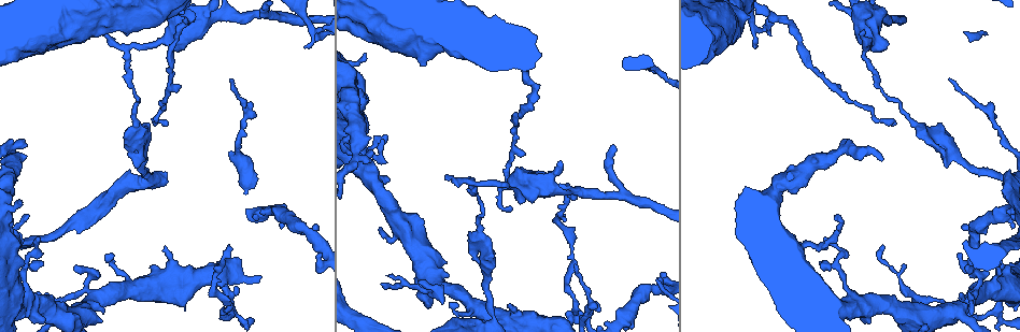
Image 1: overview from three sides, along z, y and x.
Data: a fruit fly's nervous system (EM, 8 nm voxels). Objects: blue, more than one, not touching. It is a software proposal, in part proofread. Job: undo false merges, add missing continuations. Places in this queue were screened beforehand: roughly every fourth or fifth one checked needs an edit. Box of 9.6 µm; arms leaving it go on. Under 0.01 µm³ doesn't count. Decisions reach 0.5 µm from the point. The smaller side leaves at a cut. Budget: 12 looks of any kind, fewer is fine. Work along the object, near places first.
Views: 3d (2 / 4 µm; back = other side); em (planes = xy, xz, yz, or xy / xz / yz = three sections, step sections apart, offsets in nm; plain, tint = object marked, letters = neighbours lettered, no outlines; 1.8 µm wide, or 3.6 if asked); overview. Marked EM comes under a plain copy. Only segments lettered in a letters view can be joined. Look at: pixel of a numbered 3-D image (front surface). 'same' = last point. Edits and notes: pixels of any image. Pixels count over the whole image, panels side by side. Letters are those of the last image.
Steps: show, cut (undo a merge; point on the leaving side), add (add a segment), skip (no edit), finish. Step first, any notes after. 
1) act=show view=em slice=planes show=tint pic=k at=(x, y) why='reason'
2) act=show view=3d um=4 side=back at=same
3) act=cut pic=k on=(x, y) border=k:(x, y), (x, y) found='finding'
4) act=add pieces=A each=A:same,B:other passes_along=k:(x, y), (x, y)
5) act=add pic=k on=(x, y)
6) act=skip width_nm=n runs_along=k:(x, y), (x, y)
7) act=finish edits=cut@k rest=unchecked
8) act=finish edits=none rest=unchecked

act=show view=em slice=yz step=16 show=tint pic=1 at=(492, 320) why='three arms meet'

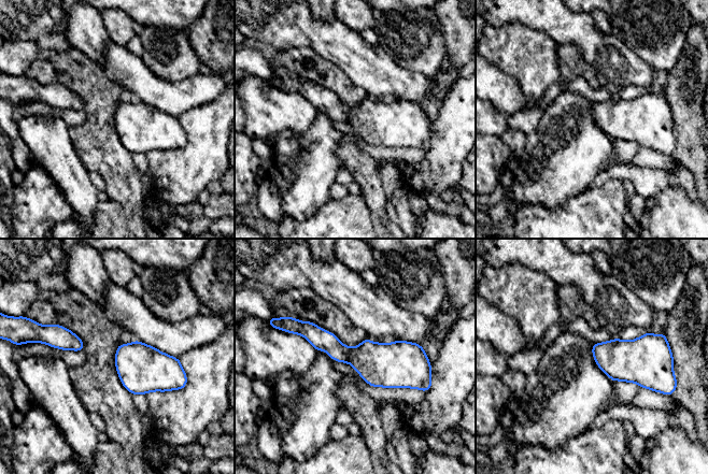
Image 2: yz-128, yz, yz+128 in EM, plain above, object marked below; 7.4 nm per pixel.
act=show view=em slice=planes show=tint at=same why='another direction'

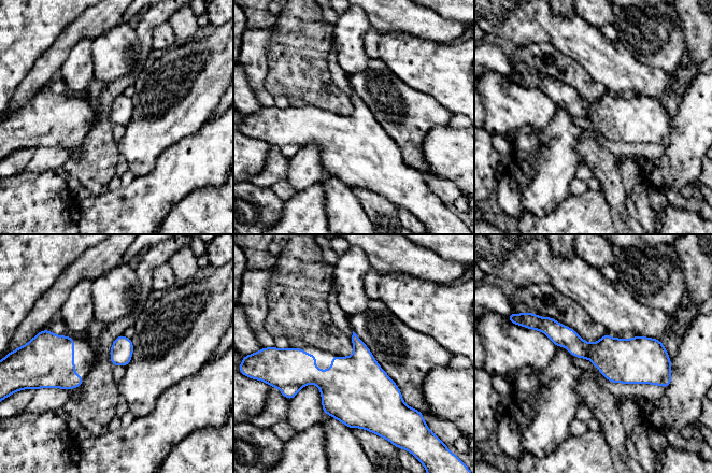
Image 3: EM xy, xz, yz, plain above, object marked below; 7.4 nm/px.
act=show view=em slice=planes show=letters at=same

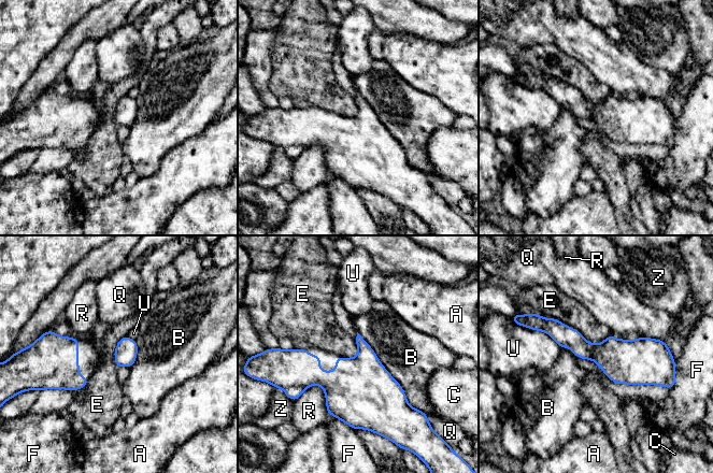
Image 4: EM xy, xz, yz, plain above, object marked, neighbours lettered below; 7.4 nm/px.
act=skip longest_contact=B:700nm each=A:other,B:other,C:other,E:other,F:other,Q:other,R:other,U:other,Z:other border=4:(554, 317), (595, 344), (610, 334) found='one cell here'

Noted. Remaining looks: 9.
act=show view=em um=3.6 slice=planes show=tint pic=1 at=(183, 31) why='sharp bend'

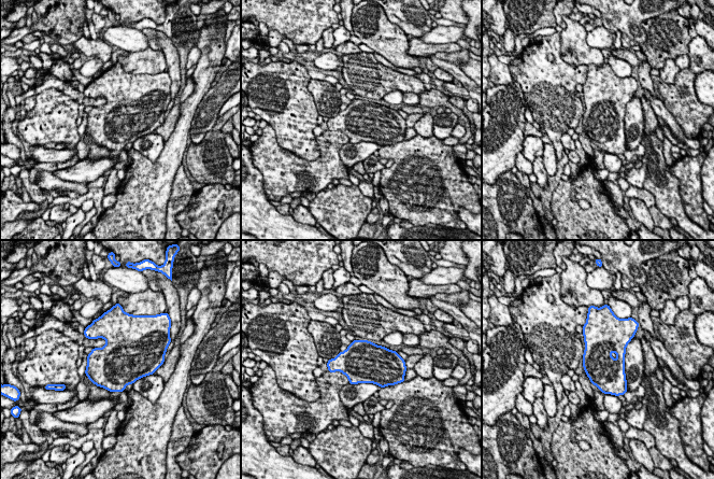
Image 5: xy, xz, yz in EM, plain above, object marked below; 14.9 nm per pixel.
act=show view=em um=3.6 slice=planes show=letters at=same

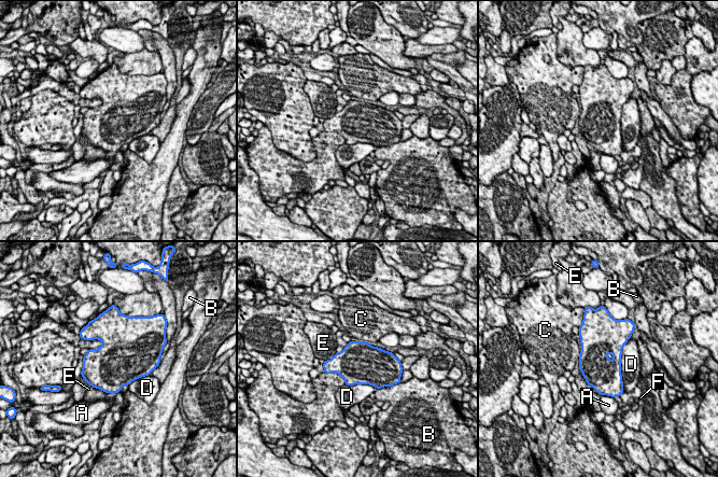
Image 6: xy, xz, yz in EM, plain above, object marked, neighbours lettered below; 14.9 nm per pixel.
act=skip each=A:other,B:other,C:other,D:other,E:other,F:other found='continuous, no second cell'

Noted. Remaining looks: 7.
act=show view=em slice=yz step=4 show=letters pic=1 at=(275, 15)

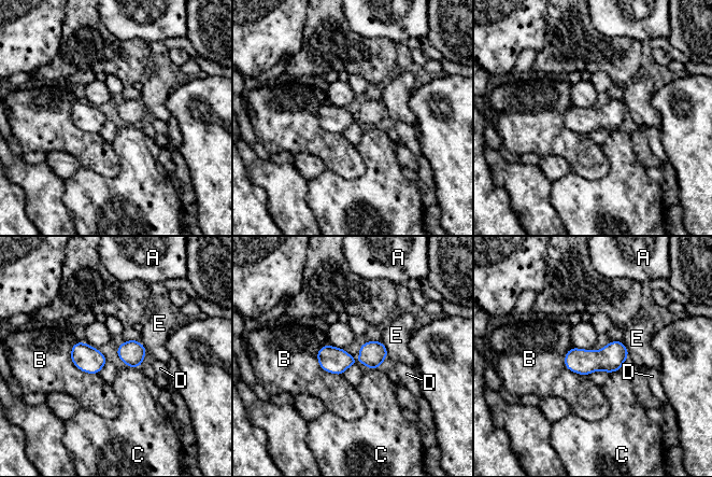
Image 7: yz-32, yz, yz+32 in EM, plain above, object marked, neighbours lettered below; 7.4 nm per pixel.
act=skip longest_contact=B:300nm each=A:other,B:other,C:other,D:other,E:other border=7:(127, 365), (139, 367) found='one cell here'

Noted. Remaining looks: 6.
act=show view=em um=3.6 slice=xy step=16 show=letters pic=1 at=(422, 65)

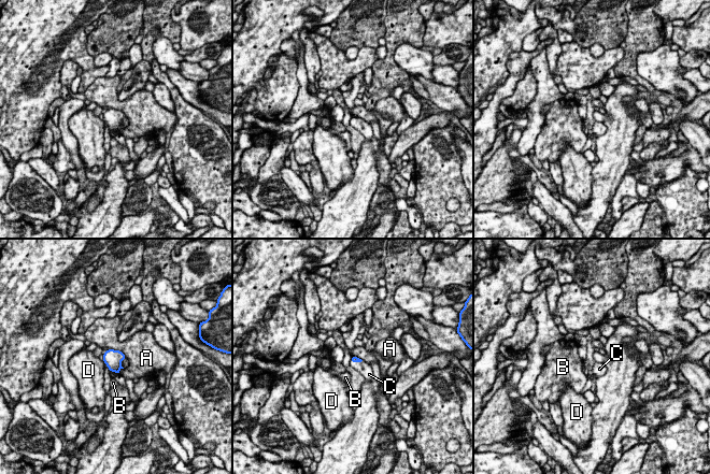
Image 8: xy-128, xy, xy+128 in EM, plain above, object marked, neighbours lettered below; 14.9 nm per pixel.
act=show view=em um=3.6 slice=planes show=letters at=same

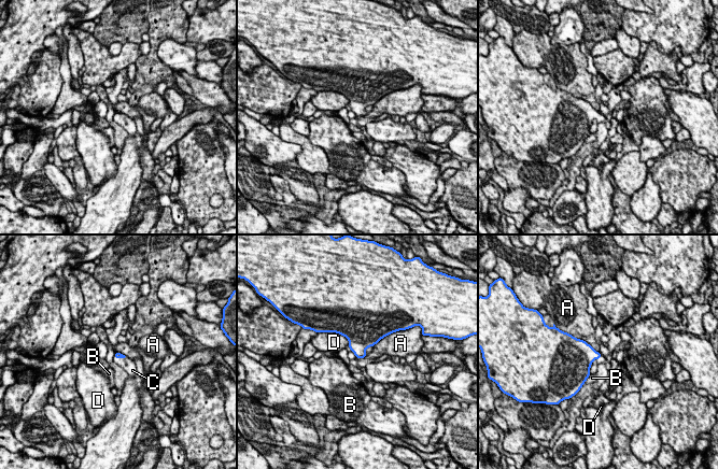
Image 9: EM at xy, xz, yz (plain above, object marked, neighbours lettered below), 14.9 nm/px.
act=add pieces=C each=A:other,B:other,C:same,D:other passes_along=9:(117, 355), (118, 357), (127, 364) found='the cell continues'

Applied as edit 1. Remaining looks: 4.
act=show view=overview why='see it whole again'

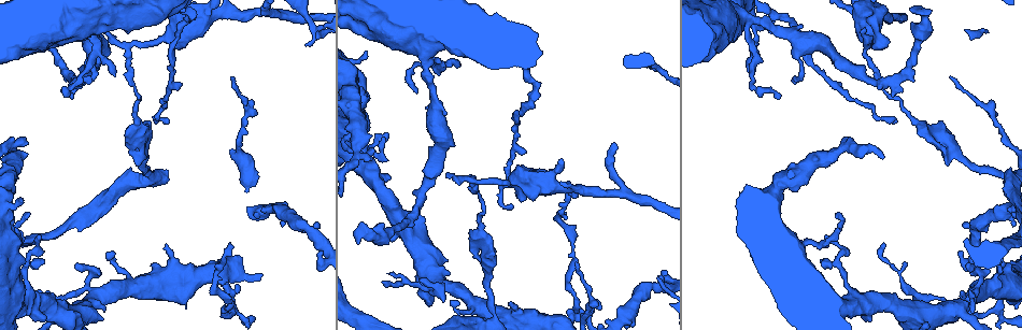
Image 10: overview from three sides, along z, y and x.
act=show view=em slice=xz step=8 show=tint pic=10 at=(865, 317) why='stops while still wide'

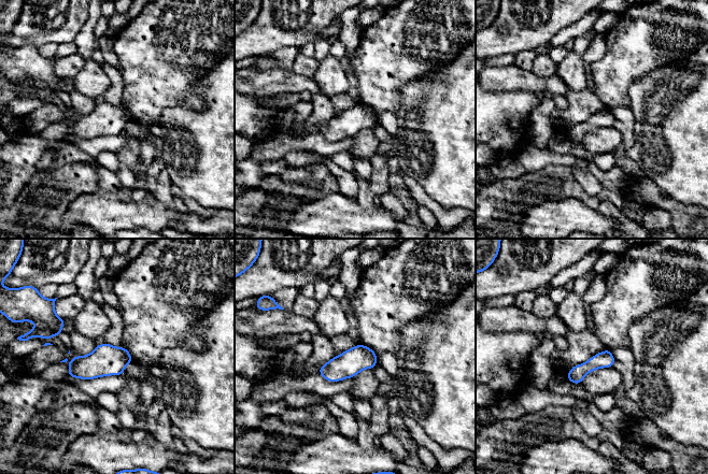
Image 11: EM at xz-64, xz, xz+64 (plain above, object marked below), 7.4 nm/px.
act=show view=em slice=planes show=letters at=same

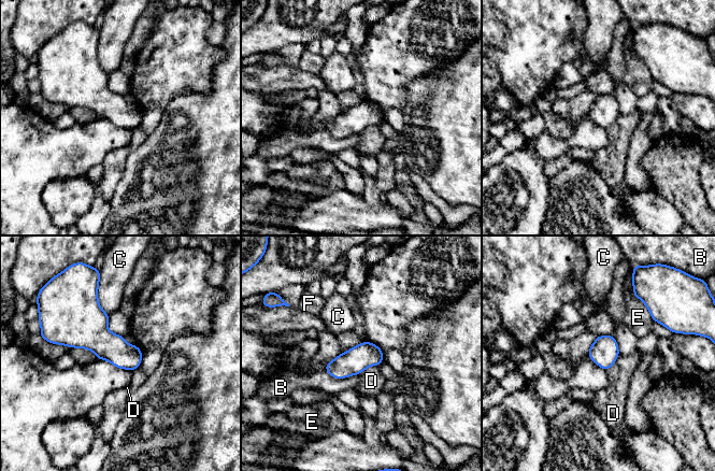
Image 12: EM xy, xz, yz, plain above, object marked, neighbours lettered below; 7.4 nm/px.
act=skip each=B:other,C:other,D:other,E:other,F:other border=12:(379, 365), (367, 367), (359, 374) found='no lettered segment goes on from it'

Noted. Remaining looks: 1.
act=finish edits=add@9 rest=unchecked

